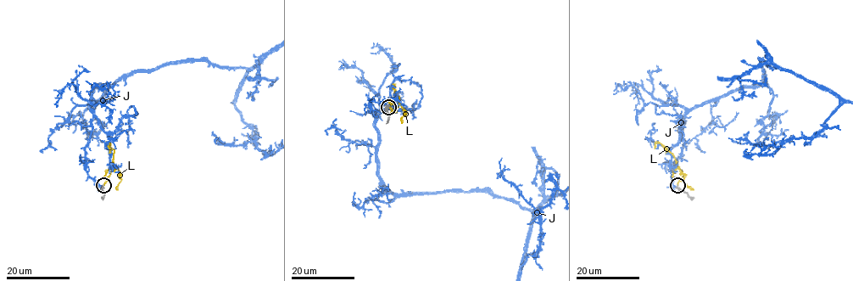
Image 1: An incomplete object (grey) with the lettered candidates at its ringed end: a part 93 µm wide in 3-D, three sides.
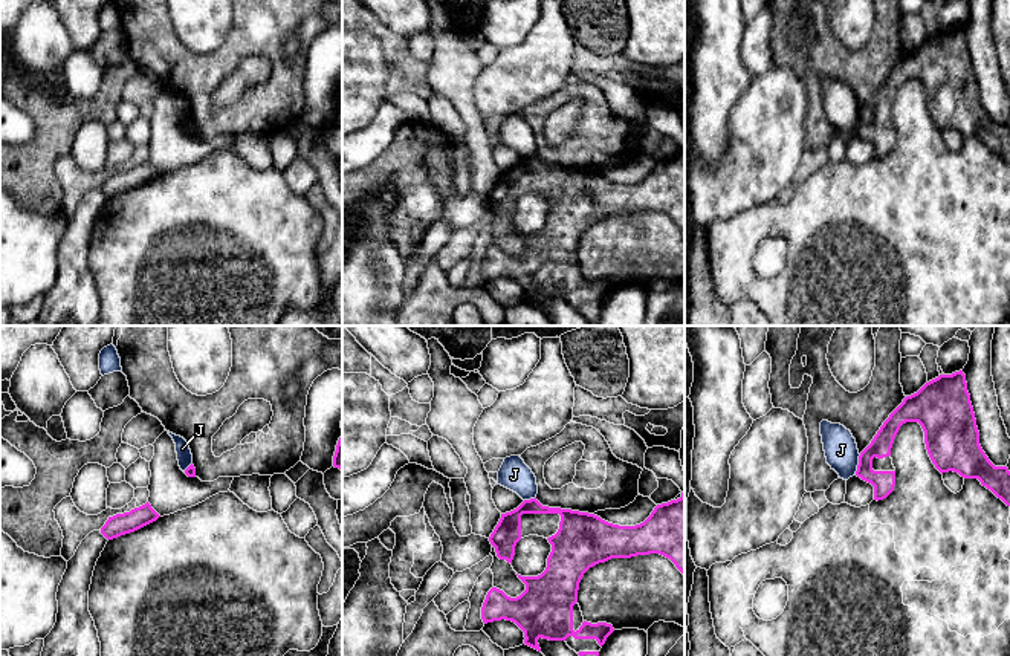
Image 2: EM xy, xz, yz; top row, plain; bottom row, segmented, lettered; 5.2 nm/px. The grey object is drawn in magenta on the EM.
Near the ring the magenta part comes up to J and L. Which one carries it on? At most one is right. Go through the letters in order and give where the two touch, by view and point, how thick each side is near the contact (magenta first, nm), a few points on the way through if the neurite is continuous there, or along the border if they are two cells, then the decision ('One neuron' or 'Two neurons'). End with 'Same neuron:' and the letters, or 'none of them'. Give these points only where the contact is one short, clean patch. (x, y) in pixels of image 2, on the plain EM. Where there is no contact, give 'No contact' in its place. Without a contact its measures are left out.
J: Touches magenta at yz (857, 123). Thickness 120 nm (magenta) against 180 nm. Boundary: yz (861, 112), (854, 132). Two neurons
L: No contact. One neuron
Same neuron: L

